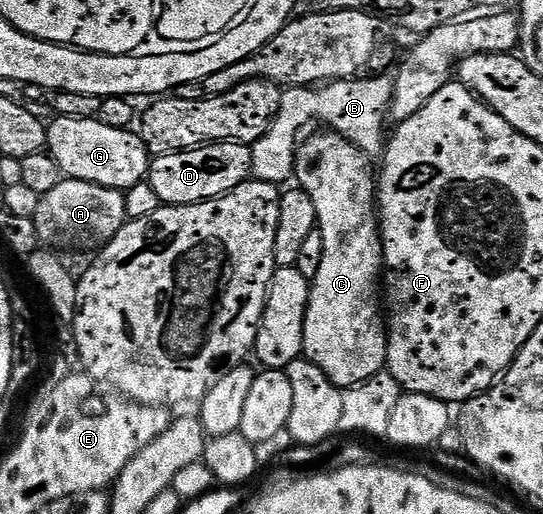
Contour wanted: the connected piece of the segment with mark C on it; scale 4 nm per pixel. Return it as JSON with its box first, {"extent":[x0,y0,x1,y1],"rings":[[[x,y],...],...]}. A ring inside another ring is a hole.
{"extent":[294,130,388,390],"rings":[[[322,130],[319,136],[310,136],[305,140],[306,137],[294,153],[296,180],[308,198],[312,198],[312,206],[316,206],[316,230],[324,238],[324,258],[320,258],[320,270],[316,270],[316,278],[310,286],[302,350],[305,359],[320,366],[332,383],[345,390],[363,384],[386,368],[388,332],[380,311],[380,277],[384,272],[384,261],[380,216],[376,211],[376,172],[370,169],[371,157],[329,130]]]}

